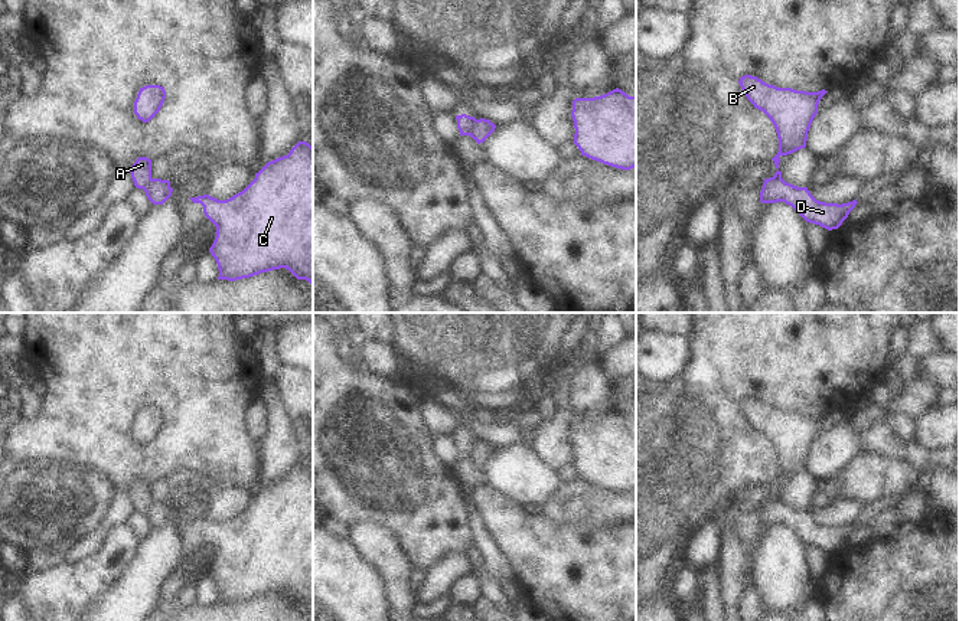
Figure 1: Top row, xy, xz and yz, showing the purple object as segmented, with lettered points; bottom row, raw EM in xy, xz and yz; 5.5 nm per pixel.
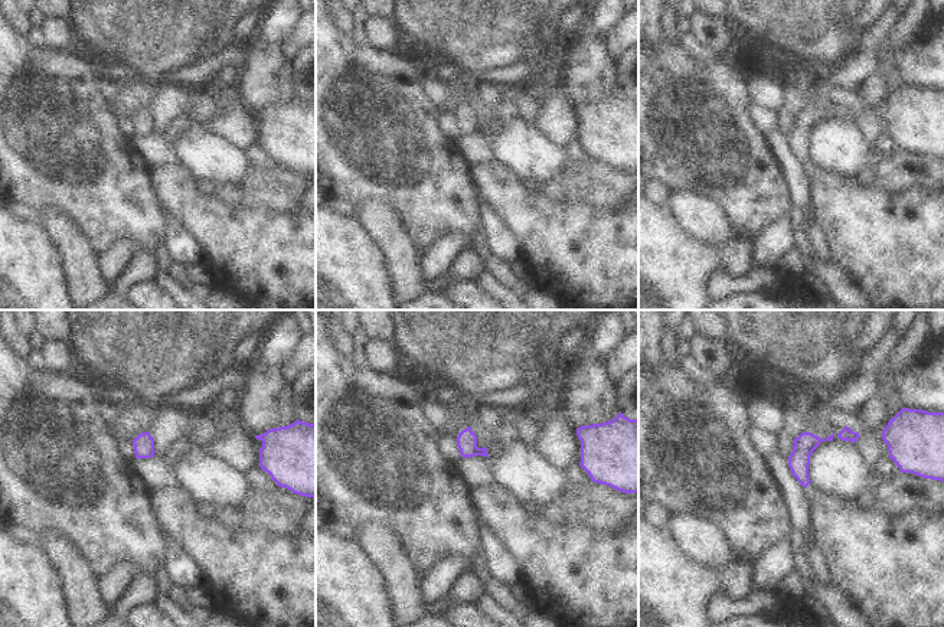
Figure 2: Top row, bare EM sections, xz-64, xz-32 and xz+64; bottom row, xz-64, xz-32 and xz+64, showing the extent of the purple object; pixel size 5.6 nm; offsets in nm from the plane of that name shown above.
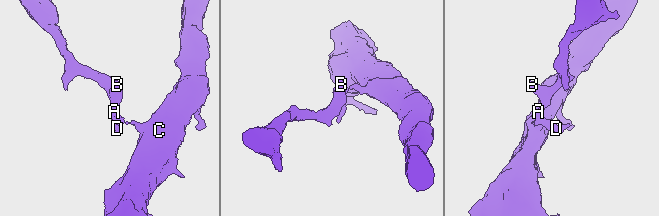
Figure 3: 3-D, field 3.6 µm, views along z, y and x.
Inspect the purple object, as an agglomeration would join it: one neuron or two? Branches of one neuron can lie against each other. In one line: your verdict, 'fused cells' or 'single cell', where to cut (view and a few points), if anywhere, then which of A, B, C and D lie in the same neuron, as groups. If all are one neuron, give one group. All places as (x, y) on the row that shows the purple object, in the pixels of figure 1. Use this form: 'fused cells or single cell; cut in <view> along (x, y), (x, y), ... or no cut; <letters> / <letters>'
fused cells; cut in xz along (475, 118), (467, 134); A B / C D

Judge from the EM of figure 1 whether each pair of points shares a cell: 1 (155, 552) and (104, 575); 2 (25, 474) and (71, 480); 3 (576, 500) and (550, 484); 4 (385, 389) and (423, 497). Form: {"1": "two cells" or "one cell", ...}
{"1": "two cells", "2": "one cell", "3": "two cells", "4": "one cell"}

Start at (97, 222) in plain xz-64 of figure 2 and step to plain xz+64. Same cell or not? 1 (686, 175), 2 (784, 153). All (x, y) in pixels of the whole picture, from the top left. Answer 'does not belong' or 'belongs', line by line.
1: belongs
2: does not belong

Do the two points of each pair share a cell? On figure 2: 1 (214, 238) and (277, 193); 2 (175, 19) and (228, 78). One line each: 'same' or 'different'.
1: different
2: different

